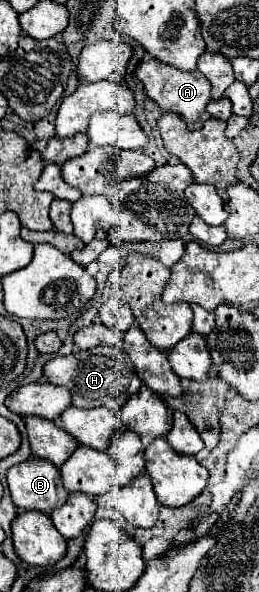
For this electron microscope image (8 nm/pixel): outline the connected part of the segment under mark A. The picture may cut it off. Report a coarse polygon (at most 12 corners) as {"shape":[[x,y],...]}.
{"shape":[[151,60],[135,76],[147,96],[199,130],[211,116],[227,120],[231,102],[211,100],[199,70]]}

